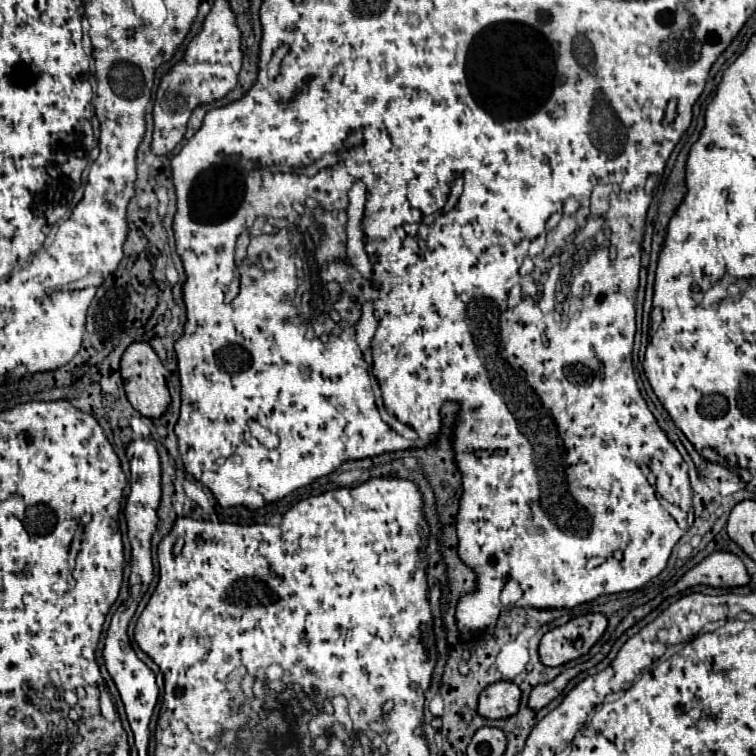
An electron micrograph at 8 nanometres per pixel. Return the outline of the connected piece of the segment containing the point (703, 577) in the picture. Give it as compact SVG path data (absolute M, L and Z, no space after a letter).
M716 551L690 569L690 587L710 585L716 589L730 589L748 583L750 583L748 571L734 553Z

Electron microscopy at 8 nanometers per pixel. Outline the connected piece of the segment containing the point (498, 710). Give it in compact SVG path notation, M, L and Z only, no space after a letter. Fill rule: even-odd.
M498 681L484 689L478 703L478 713L486 719L506 719L518 713L520 687L512 681Z

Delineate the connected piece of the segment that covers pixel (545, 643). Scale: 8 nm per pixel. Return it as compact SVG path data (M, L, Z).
M588 613L548 631L540 641L540 661L548 667L556 667L586 655L602 637L606 625L604 615Z

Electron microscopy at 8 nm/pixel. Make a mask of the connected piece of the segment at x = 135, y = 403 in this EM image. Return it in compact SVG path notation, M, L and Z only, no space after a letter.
M132 343L120 361L120 373L124 379L124 389L126 389L126 397L130 401L130 405L144 417L150 419L158 419L170 405L170 393L166 387L166 375L168 369L162 365L162 361L158 359L158 355L154 353L154 349L148 343Z

